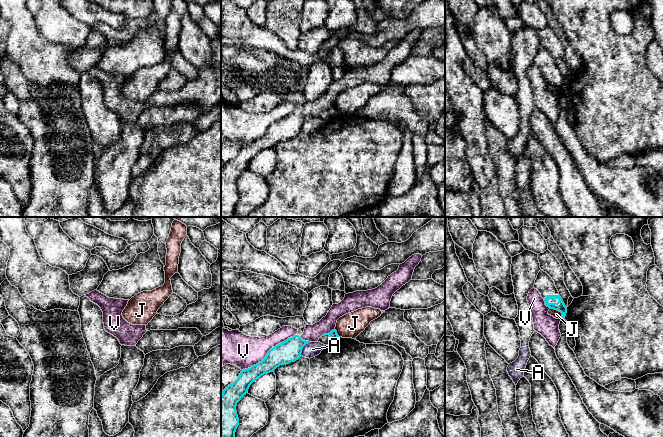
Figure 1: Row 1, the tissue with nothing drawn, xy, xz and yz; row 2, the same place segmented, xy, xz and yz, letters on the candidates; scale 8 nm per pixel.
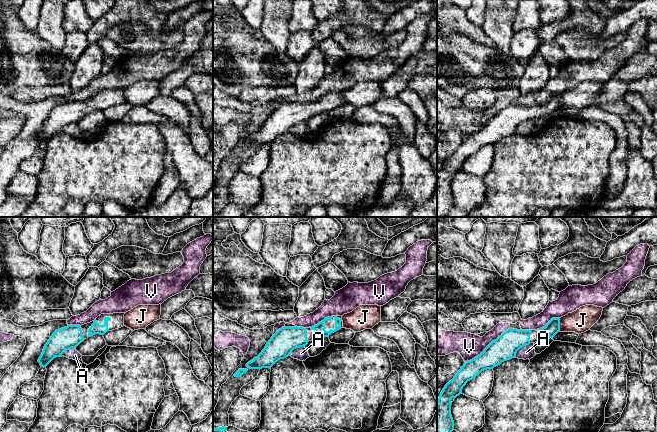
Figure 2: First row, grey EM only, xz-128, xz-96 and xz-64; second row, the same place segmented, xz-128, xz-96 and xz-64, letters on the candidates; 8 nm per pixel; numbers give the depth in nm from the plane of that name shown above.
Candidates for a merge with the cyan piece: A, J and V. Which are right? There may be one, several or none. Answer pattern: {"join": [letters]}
{"join": []}

